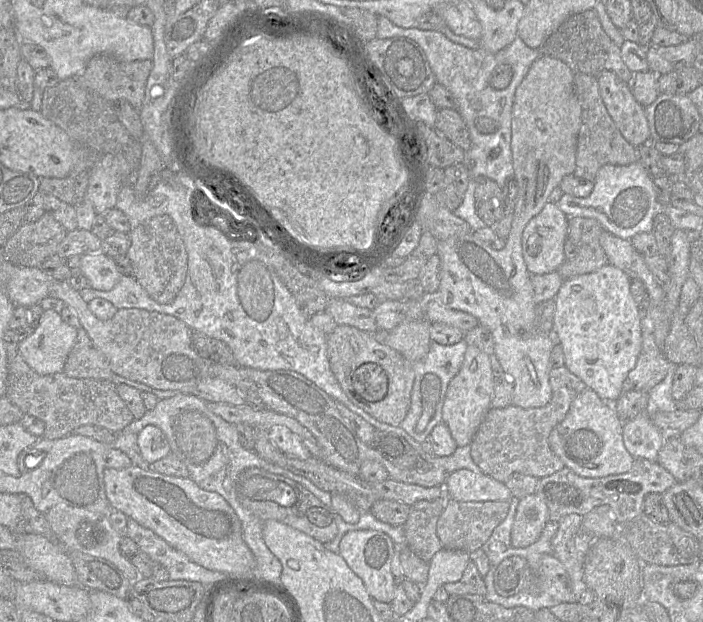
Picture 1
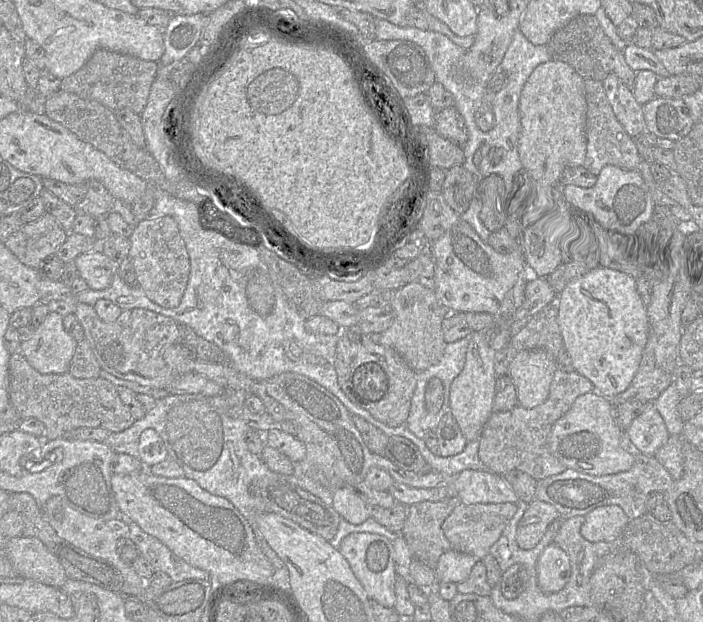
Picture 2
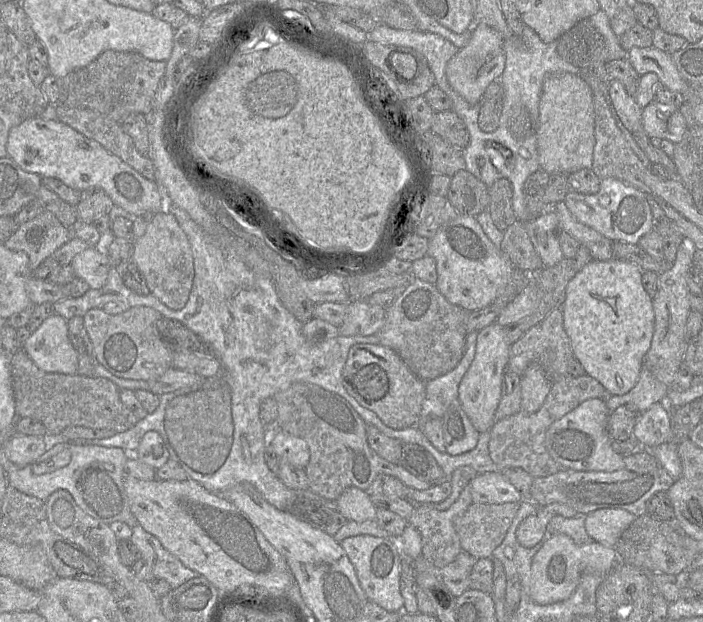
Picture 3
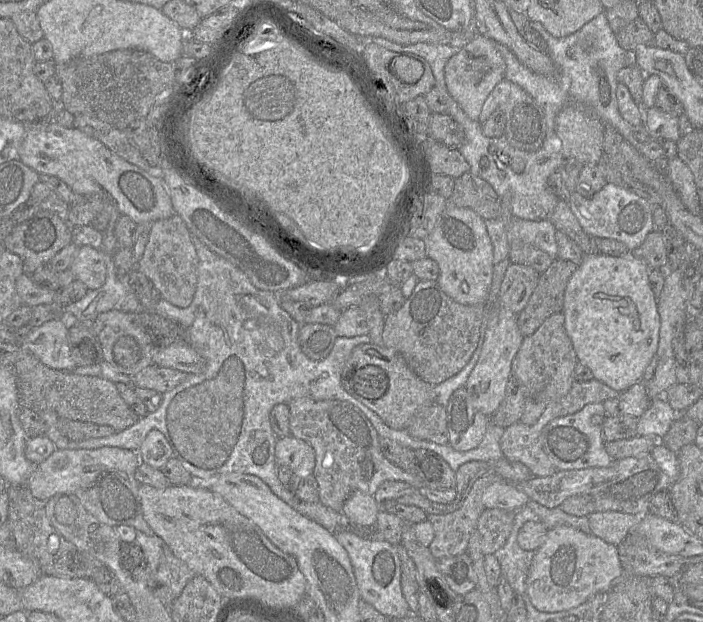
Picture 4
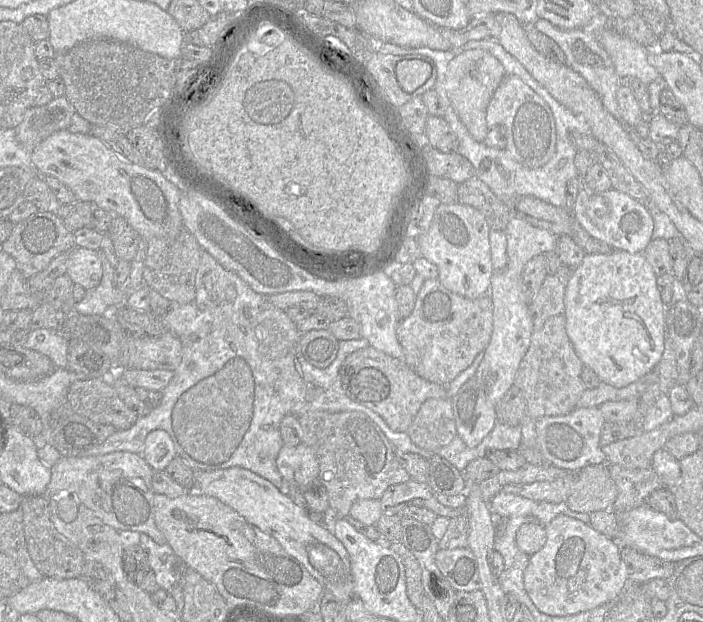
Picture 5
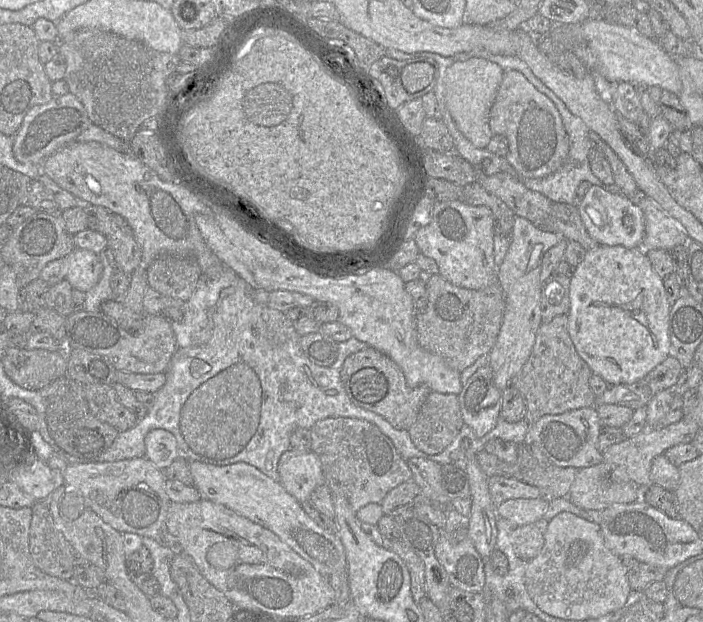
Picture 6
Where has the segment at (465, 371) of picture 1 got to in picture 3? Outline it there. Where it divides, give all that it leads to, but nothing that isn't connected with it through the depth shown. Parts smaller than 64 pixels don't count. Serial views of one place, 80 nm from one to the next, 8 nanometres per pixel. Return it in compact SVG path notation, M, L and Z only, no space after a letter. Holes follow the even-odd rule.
M494 322L479 331L475 357L458 388L458 400L479 433L490 430L495 423L494 415L501 399L509 355L510 344L507 342L504 326Z

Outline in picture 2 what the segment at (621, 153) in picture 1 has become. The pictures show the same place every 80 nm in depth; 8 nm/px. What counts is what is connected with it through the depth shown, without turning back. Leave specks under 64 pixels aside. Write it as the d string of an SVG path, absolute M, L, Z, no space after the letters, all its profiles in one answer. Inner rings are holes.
M584 79L587 102L586 137L587 150L583 167L598 177L605 166L615 166L623 170L639 170L641 157L637 147L622 125L616 119L607 100L601 81Z

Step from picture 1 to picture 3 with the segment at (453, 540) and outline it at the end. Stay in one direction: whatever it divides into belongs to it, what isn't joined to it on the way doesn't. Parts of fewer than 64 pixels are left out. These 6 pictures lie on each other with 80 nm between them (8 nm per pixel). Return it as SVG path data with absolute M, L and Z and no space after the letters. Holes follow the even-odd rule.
M473 503L463 515L455 519L454 527L458 534L462 551L476 560L492 557L492 553L505 538L518 511L519 503L481 504Z

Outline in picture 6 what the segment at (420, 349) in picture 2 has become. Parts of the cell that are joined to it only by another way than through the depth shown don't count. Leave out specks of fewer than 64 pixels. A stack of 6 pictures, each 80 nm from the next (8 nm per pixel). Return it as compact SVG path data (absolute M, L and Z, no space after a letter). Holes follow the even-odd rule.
M440 274L431 275L426 282L426 303L416 315L417 339L422 348L439 355L460 373L473 365L482 355L488 355L499 335L505 296L498 281L478 290L456 286Z

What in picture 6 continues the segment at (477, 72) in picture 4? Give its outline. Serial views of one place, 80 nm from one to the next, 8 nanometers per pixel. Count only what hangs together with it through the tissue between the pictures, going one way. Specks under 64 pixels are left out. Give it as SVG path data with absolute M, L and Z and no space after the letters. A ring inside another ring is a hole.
M485 58L456 61L446 70L446 104L461 133L477 148L486 148L493 136L489 112L502 82L504 70Z

